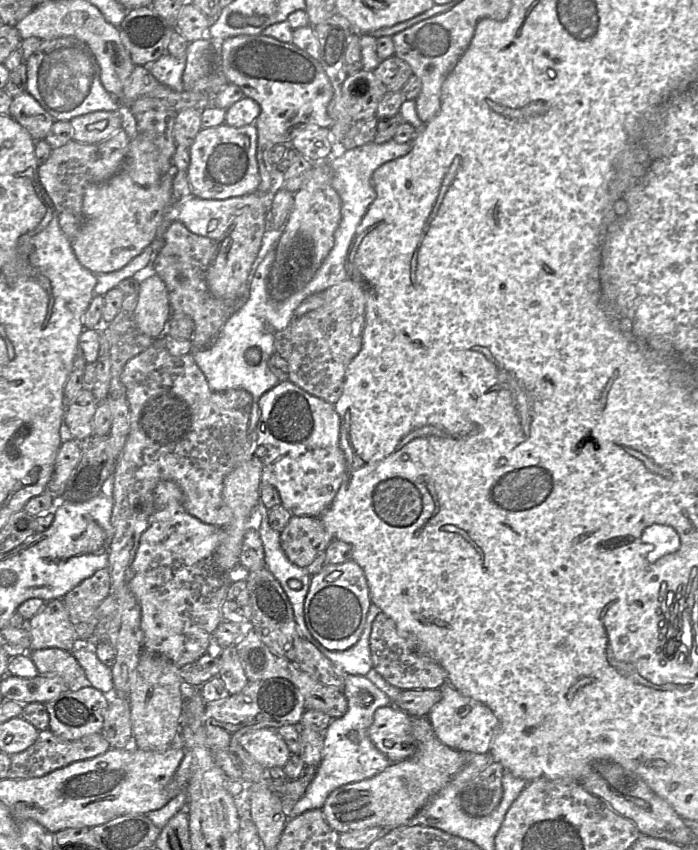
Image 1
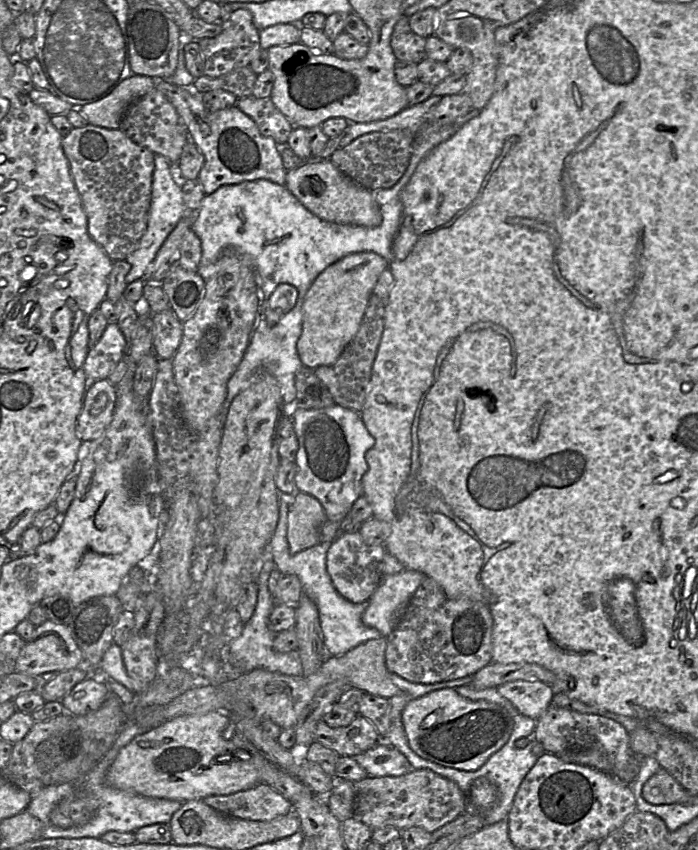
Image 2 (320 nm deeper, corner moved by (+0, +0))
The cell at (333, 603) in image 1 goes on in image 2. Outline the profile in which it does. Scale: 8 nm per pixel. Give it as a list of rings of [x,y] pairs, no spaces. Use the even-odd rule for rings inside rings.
[[[359,532],[339,534],[332,542],[326,556],[326,568],[337,592],[347,601],[360,604],[369,600],[384,578],[383,545],[368,546]]]

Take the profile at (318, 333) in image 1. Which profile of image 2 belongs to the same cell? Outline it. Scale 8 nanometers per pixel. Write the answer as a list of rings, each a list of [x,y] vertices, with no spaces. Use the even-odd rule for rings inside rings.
[[[386,268],[377,279],[369,297],[360,327],[353,339],[348,343],[333,364],[320,365],[314,369],[315,375],[331,393],[334,403],[356,412],[362,410],[366,398],[372,365],[384,327],[385,309],[388,304],[392,285],[393,275],[391,270]]]

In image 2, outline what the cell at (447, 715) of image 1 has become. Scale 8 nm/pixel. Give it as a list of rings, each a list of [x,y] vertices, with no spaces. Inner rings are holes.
[[[515,680],[497,687],[518,714],[538,719],[550,705],[555,693],[542,681]]]

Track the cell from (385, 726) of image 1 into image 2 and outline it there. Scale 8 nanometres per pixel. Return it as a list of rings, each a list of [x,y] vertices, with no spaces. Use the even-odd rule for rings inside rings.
[[[443,688],[410,700],[402,711],[403,729],[409,747],[421,758],[459,770],[478,770],[488,758],[501,749],[511,735],[513,716],[502,706],[486,701],[473,701],[460,695],[455,688]]]

